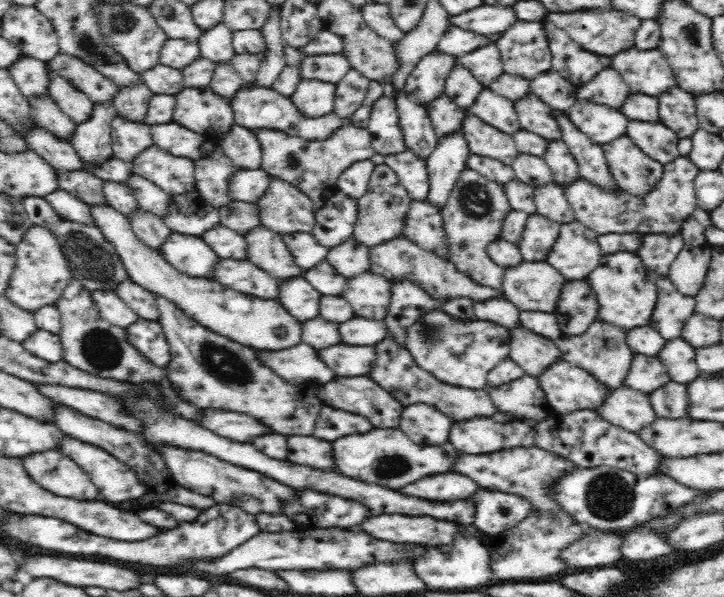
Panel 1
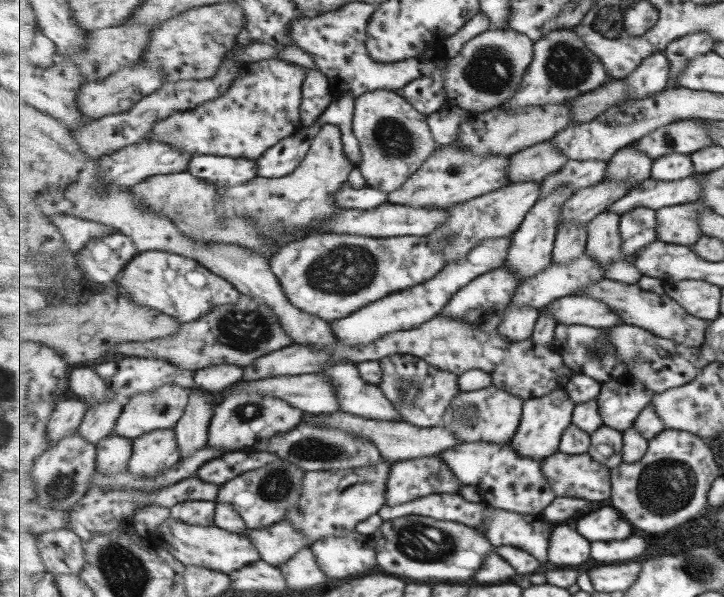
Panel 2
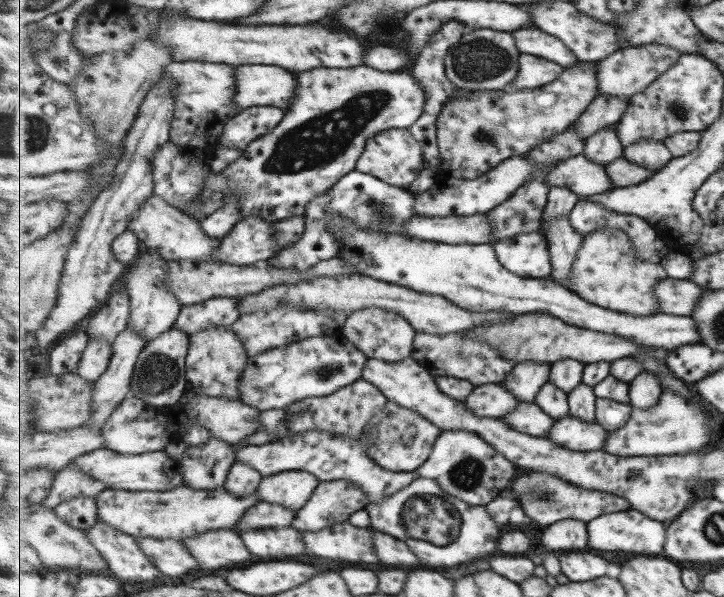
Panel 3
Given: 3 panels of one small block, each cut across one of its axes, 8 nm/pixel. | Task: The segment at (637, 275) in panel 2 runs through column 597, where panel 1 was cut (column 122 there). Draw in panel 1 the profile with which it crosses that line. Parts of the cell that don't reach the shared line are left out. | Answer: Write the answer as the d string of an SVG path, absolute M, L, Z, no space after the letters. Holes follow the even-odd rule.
M110 205L93 206L91 211L95 224L100 227L106 240L114 246L120 256L129 278L151 293L159 294L178 304L188 316L205 328L260 351L284 350L302 342L302 324L294 316L290 316L277 299L262 299L223 286L216 280L185 275L158 252L141 244L132 231L131 222Z

